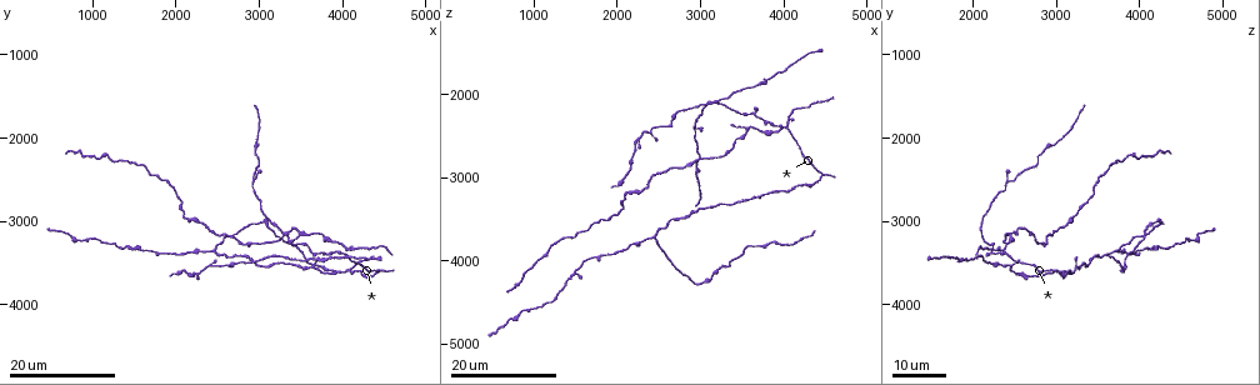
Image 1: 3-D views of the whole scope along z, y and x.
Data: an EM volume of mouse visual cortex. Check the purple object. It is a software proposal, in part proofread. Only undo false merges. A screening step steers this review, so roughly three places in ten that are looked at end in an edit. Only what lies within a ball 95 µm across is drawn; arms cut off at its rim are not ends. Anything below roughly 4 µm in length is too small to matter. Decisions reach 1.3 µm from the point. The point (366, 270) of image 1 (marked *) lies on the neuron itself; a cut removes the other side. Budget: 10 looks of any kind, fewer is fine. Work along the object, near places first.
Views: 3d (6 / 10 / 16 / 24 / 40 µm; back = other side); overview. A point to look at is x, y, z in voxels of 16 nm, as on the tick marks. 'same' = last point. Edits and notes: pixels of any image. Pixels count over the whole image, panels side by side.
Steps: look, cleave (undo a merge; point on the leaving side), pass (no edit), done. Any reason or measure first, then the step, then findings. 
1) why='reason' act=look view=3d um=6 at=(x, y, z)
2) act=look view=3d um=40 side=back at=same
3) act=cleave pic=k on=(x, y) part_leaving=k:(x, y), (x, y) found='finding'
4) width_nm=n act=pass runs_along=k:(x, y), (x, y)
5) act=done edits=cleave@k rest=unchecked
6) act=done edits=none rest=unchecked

why='four or more arms meet' act=look view=3d um=16 at=(4000, 3400, 2400)

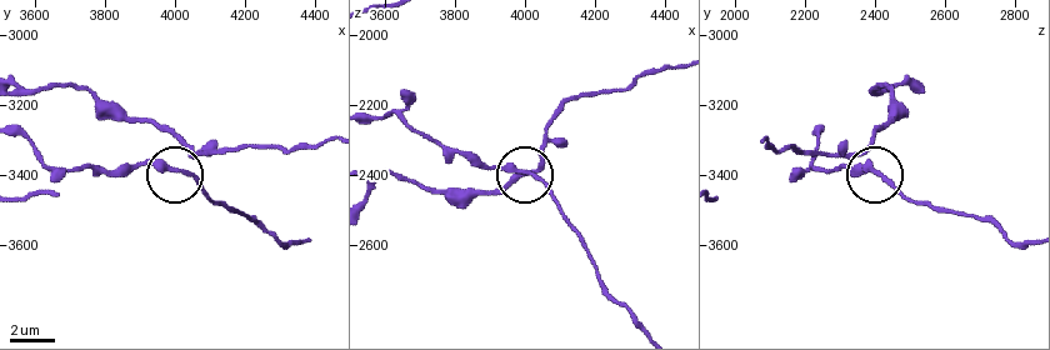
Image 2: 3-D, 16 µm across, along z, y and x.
act=look view=3d um=10 at=(4020, 3400, 2410)

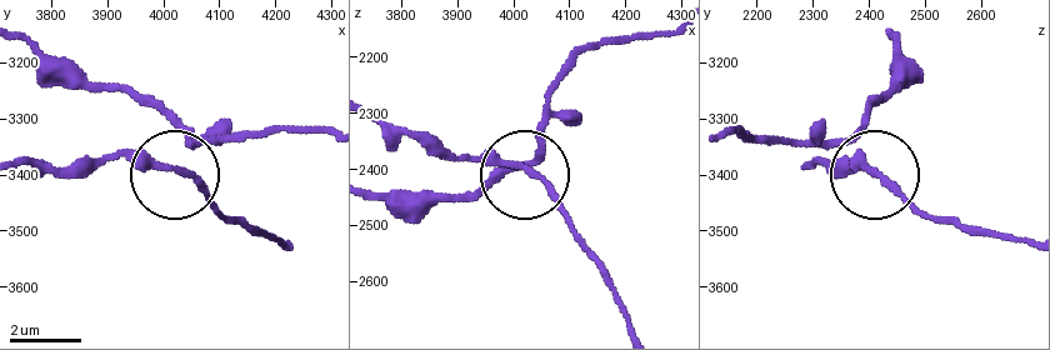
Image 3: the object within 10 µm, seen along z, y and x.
side_arm_um=55 act=pass runs_along=3:(289, 246), (255, 234), (178, 171), (91, 156) found='continuous, no second neuron'

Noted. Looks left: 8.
why='three-way junction' act=look view=3d um=24 at=(3600, 3400, 2200)

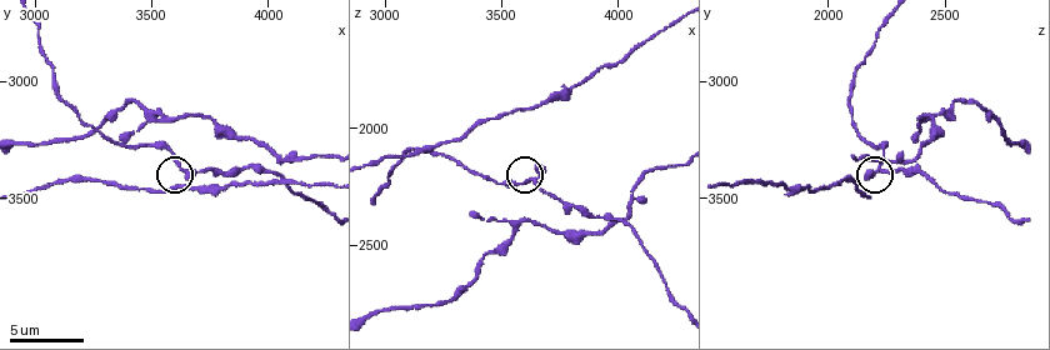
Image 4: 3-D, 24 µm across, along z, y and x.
act=look view=3d um=10 at=(3630, 3370, 2230)

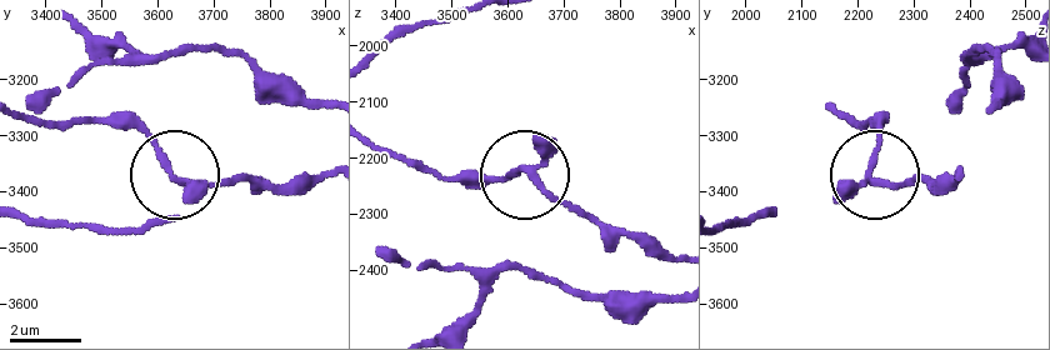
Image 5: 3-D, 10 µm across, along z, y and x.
act=pass runs_along=5:(675, 258), (611, 236), (519, 168), (471, 183) found='all the same neuron'

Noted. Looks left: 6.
why='thick turns thin' act=look view=3d um=6 at=(3280, 3200, 2730)

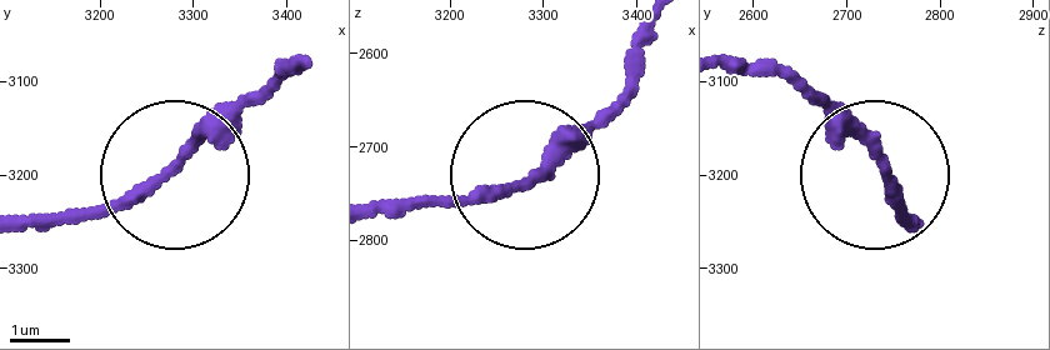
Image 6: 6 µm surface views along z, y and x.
act=pass found='continuous, no second neuron'

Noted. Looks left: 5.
why='calibre changes' act=look view=3d um=24 at=(2000, 3400, 3900)

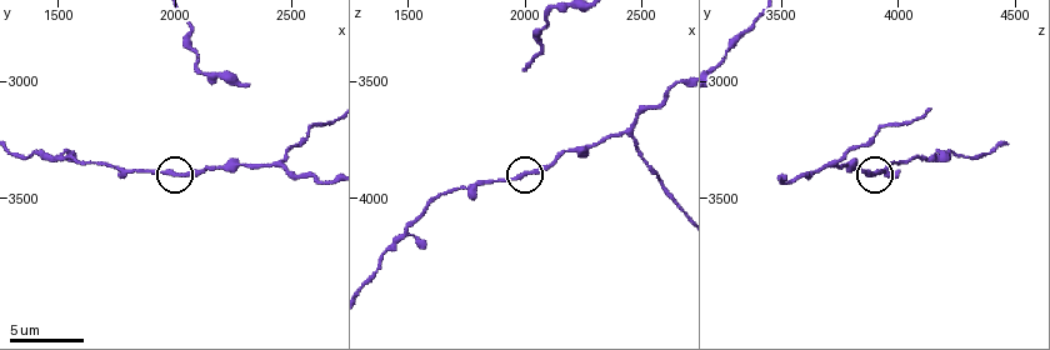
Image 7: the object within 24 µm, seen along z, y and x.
act=look view=3d um=6 at=(1990, 3400, 3890)

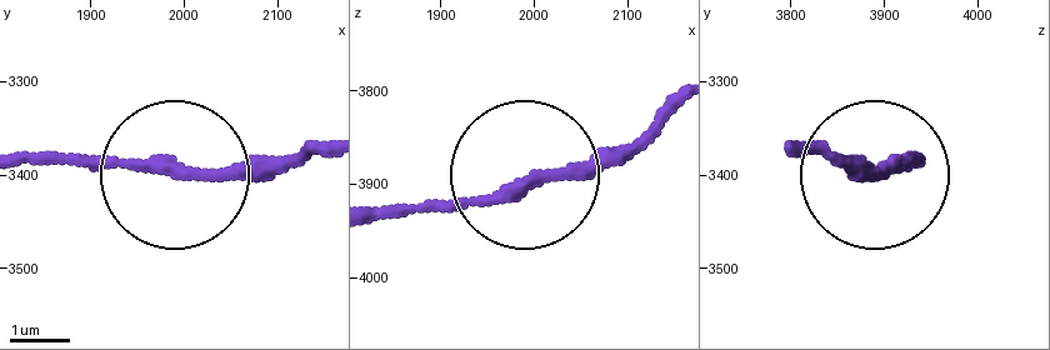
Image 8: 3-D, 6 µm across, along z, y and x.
width_nm=200 act=pass runs_along=8:(678, 98), (618, 148), (379, 211) found='continuous, no second neuron'

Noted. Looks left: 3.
why='two arms in line, one across' act=look view=3d um=6 at=(1530, 3340, 4100)

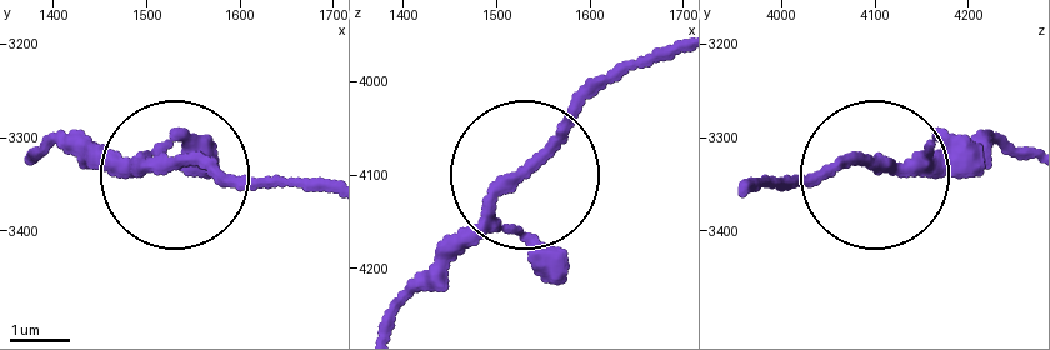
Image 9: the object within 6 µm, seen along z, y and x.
act=pass runs_along=9:(674, 45), (614, 75), (425, 280) found='all the same neuron'

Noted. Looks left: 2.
act=done edits=none rest=unchecked

